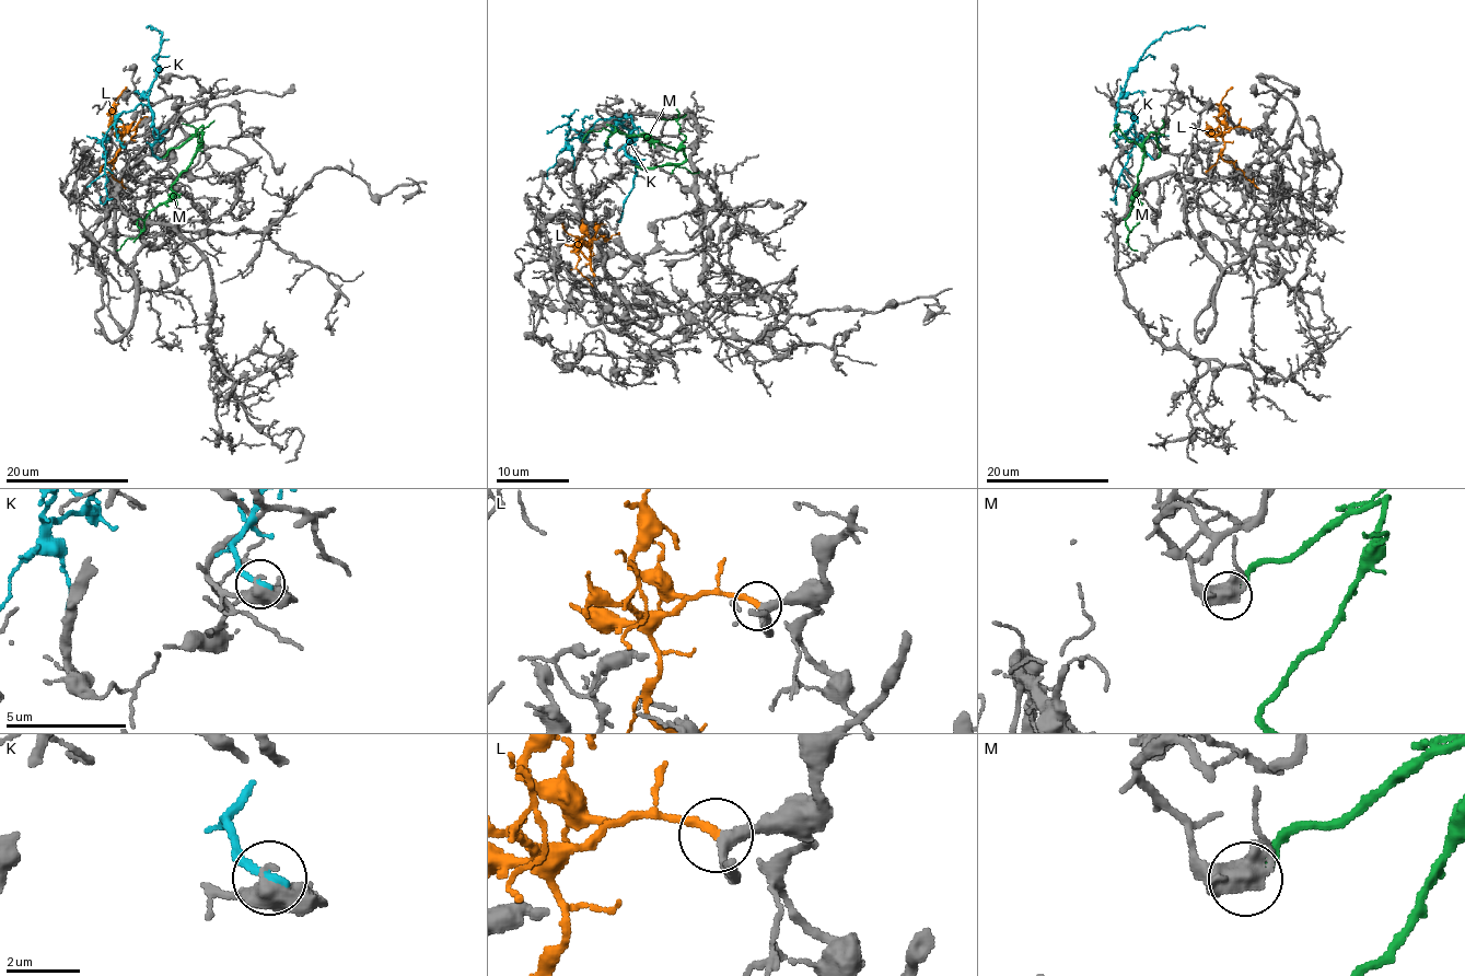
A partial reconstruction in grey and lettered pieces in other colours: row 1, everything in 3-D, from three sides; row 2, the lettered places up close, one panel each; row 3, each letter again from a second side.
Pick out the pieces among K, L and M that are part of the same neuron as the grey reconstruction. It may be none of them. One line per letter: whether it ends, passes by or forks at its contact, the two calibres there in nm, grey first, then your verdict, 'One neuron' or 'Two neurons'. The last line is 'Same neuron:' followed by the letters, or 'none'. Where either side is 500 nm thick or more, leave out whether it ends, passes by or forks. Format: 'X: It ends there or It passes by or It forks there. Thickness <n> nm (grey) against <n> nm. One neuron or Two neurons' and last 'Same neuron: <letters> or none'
K: Thickness 550 nm (grey) against 260 nm. Two neurons
L: It ends there. Thickness 280 nm (grey) against 220 nm. One neuron
M: Thickness 550 nm (grey) against 240 nm. Two neurons
Same neuron: L

